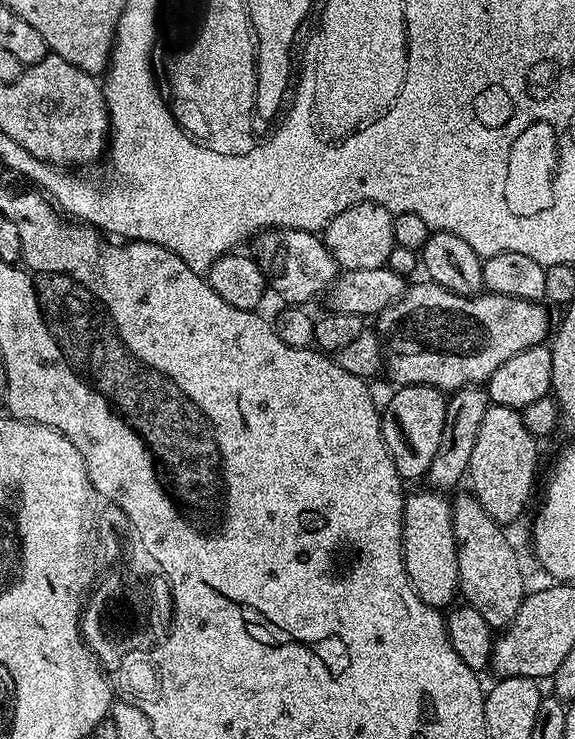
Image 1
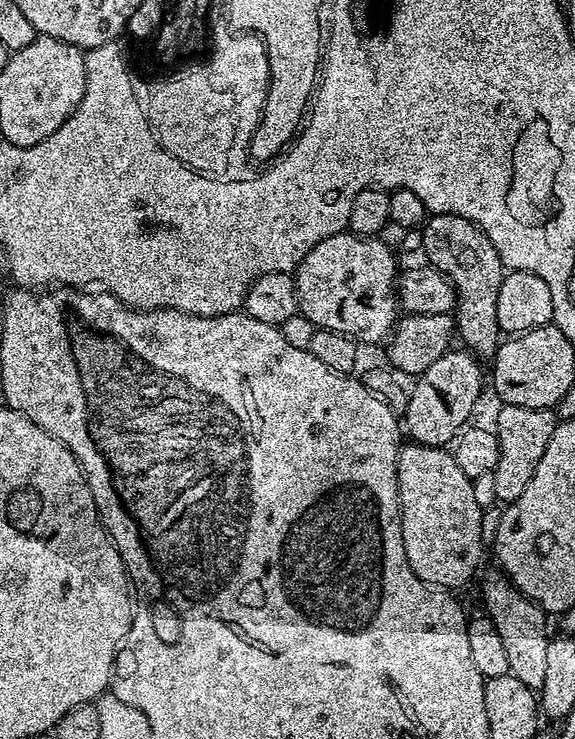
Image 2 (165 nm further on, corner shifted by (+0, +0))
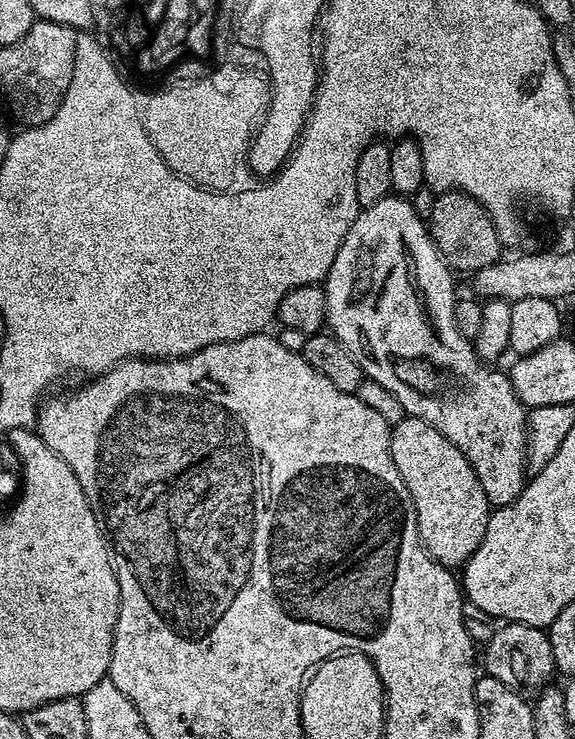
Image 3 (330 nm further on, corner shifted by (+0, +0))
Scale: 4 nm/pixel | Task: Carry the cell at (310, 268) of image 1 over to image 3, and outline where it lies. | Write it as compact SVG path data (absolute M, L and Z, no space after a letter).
M390 194L378 202L374 202L370 207L357 211L354 222L342 238L342 246L338 246L338 254L334 254L334 262L330 266L328 275L322 281L324 297L326 298L326 314L328 315L326 324L331 335L350 350L350 354L358 362L358 366L364 371L365 377L378 386L386 386L398 402L402 402L402 410L409 416L418 418L422 422L430 422L434 430L441 432L447 440L454 442L458 450L472 463L472 468L476 472L476 477L480 479L482 490L486 494L489 505L499 506L502 504L512 504L520 497L520 491L524 489L526 483L526 461L528 458L528 418L524 403L514 394L514 386L509 382L507 375L503 371L495 372L495 367L482 366L482 361L476 355L473 341L465 338L456 325L456 284L452 281L454 277L453 269L440 256L440 251L436 248L436 243L432 240L432 234L428 230L426 221L415 213L411 199L395 194Z

